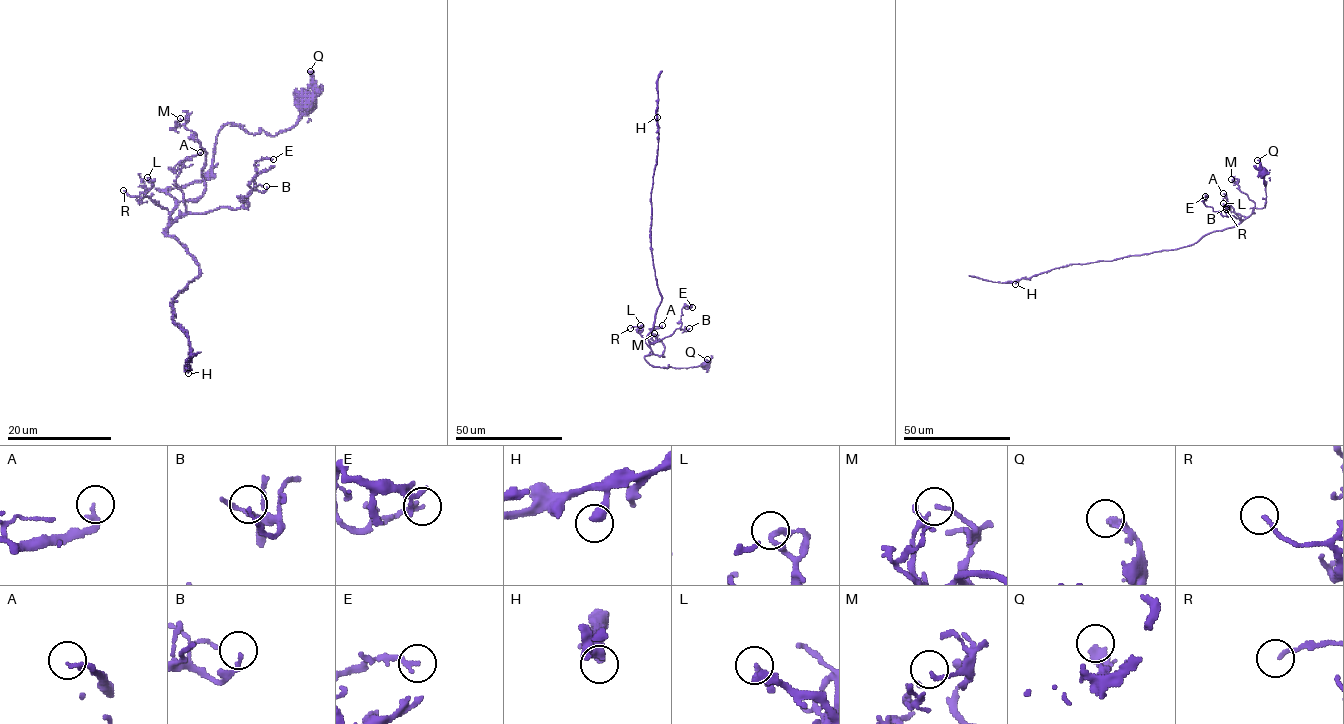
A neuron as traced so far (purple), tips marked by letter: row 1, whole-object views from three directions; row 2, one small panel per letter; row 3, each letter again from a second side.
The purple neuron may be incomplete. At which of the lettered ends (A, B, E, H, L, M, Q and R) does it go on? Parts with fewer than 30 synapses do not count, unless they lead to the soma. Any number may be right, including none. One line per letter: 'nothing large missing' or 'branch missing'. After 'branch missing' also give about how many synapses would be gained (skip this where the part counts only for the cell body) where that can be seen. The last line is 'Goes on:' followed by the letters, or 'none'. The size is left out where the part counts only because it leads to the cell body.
A: nothing large missing
B: nothing large missing
E: nothing large missing
H: nothing large missing
L: nothing large missing
M: nothing large missing
Q: nothing large missing
R: nothing large missing
Goes on: none

